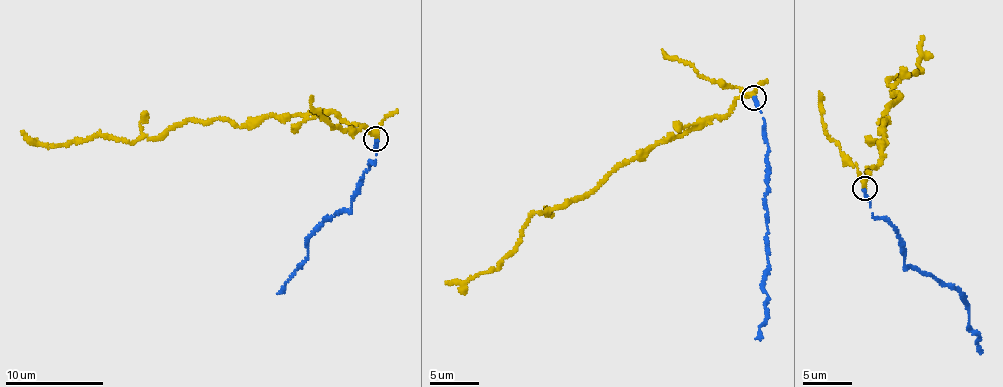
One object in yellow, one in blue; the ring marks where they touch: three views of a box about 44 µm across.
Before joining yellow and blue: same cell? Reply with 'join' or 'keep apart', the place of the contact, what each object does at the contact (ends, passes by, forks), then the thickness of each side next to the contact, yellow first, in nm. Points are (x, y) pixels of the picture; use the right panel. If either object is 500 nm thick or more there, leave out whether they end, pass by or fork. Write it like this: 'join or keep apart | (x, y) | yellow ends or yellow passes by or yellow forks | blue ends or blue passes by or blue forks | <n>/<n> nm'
keep apart | (864, 188) | yellow forks | blue ends | 170/150 nm

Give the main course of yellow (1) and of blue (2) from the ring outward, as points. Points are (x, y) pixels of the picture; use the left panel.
1: (375, 138), (332, 113), (234, 127), (188, 120), (131, 142), (107, 134), (35, 143), (21, 131)
2: (375, 140), (375, 162), (369, 167), (351, 207), (323, 222), (308, 238), (308, 259), (299, 264), (277, 293)

